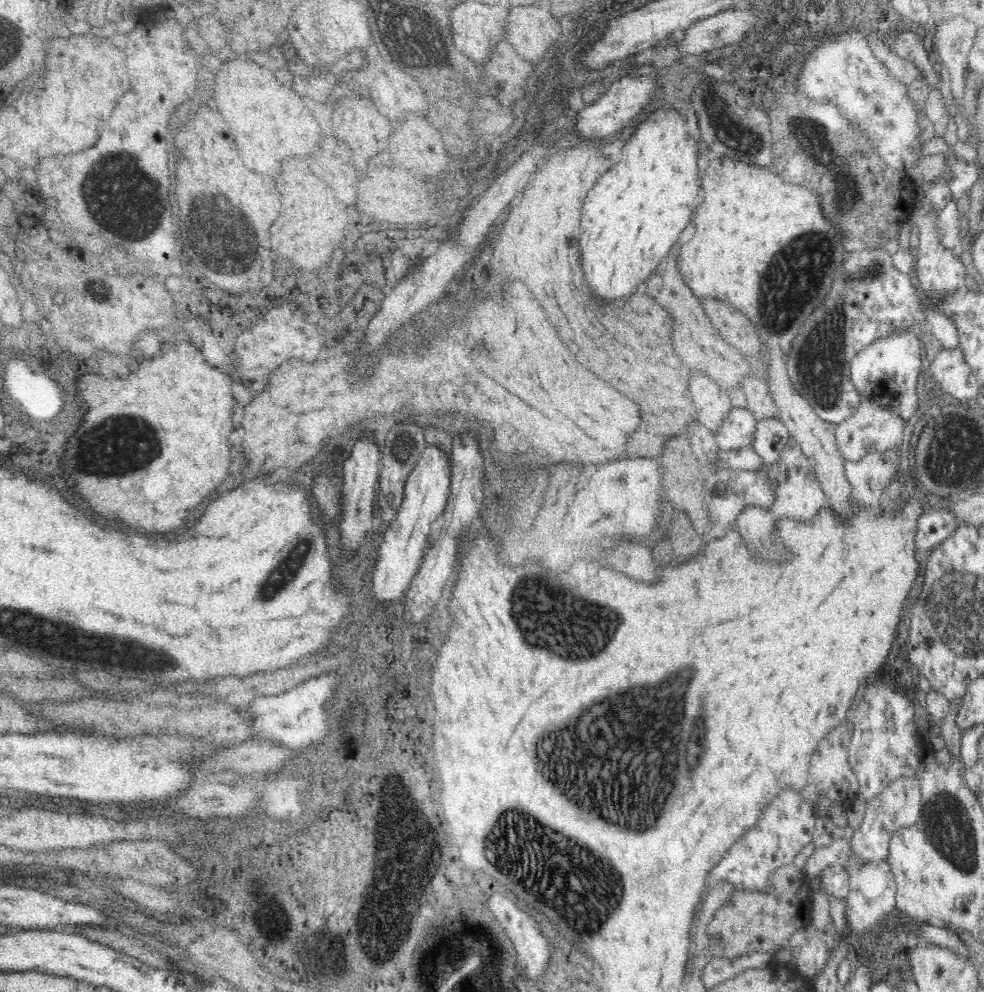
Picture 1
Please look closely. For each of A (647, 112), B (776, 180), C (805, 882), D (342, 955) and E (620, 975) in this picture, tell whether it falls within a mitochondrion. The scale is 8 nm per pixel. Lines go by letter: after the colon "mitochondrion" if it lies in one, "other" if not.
A: other
B: other
C: other
D: mitochondrion
E: other

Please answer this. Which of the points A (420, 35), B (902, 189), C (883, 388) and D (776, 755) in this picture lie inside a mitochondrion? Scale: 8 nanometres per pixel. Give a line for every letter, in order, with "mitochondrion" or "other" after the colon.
A: mitochondrion
B: other
C: other
D: other

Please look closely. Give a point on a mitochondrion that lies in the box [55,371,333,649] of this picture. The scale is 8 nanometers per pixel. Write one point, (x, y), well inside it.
(130, 444)

